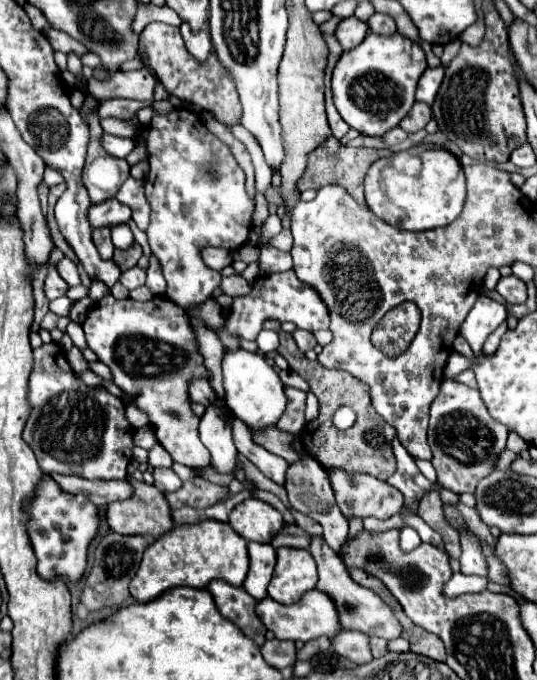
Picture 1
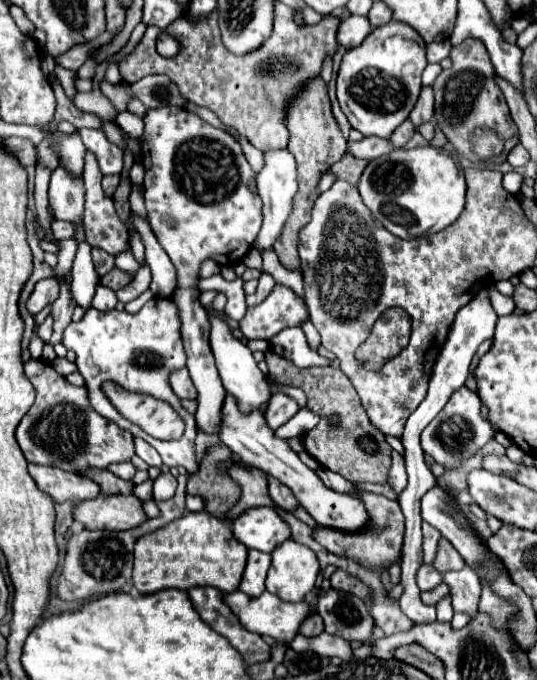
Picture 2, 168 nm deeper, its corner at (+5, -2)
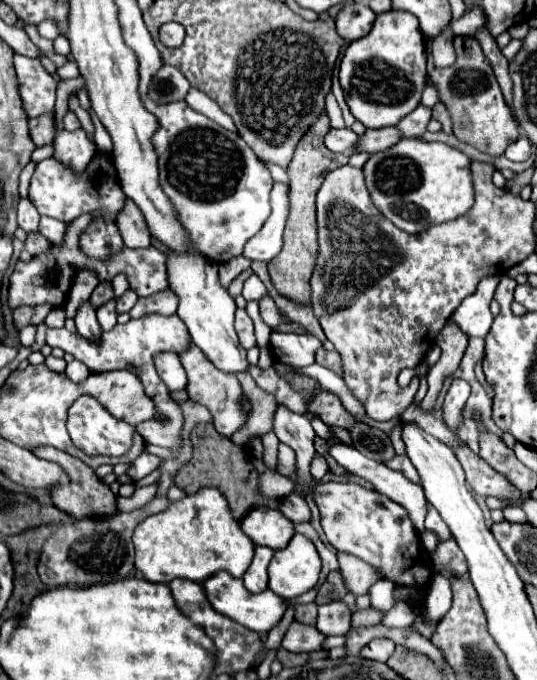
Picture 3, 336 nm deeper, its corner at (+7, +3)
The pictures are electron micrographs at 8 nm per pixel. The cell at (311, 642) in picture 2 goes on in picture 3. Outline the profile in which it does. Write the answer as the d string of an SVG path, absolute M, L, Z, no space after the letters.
M292 622L282 640L282 648L290 652L314 652L322 650L324 640L326 636L320 636L320 632L316 632L316 626L304 626L300 622Z

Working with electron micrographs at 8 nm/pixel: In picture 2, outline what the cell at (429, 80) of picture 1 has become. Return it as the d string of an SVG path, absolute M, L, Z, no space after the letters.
M422 87L420 99L418 99L416 107L410 113L410 121L414 123L414 127L418 131L418 127L422 123L432 121L432 115L434 115L434 93L432 93L432 87Z

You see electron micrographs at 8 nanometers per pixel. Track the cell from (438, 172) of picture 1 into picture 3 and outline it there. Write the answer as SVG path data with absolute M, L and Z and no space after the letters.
M404 138L396 146L372 154L362 170L374 206L408 234L454 220L474 204L468 156L442 142Z

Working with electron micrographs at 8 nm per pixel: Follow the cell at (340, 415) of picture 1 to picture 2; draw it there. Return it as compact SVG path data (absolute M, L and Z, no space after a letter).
M300 409L286 425L282 425L280 429L276 429L276 437L282 437L282 439L292 439L292 437L298 437L298 435L304 435L308 433L310 429L316 427L316 423L320 421L318 415L310 413L310 409Z

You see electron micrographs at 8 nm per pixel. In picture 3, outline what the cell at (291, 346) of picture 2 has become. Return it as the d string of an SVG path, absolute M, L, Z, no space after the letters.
M272 332L270 348L278 362L306 368L316 362L316 350L320 348L320 340L312 334L294 334L294 332Z

